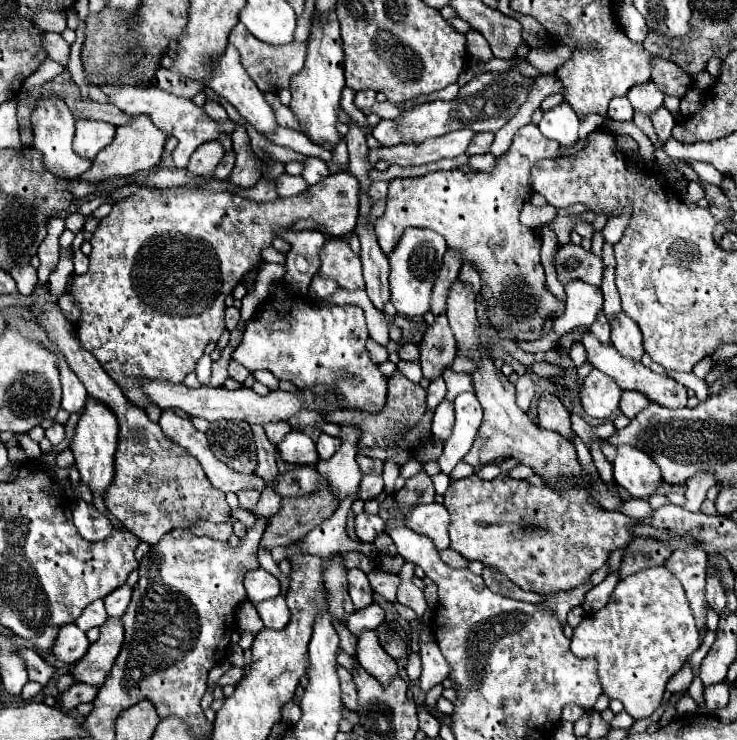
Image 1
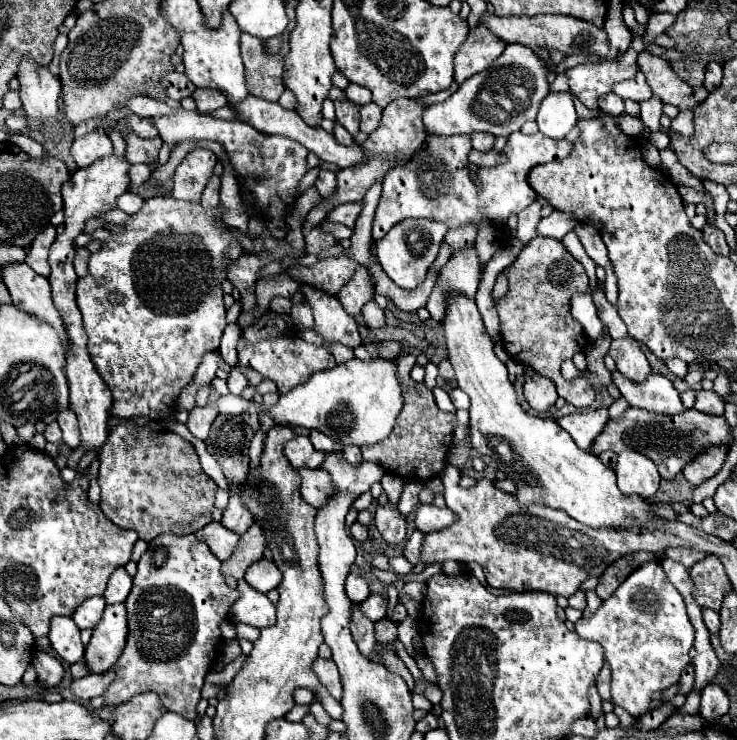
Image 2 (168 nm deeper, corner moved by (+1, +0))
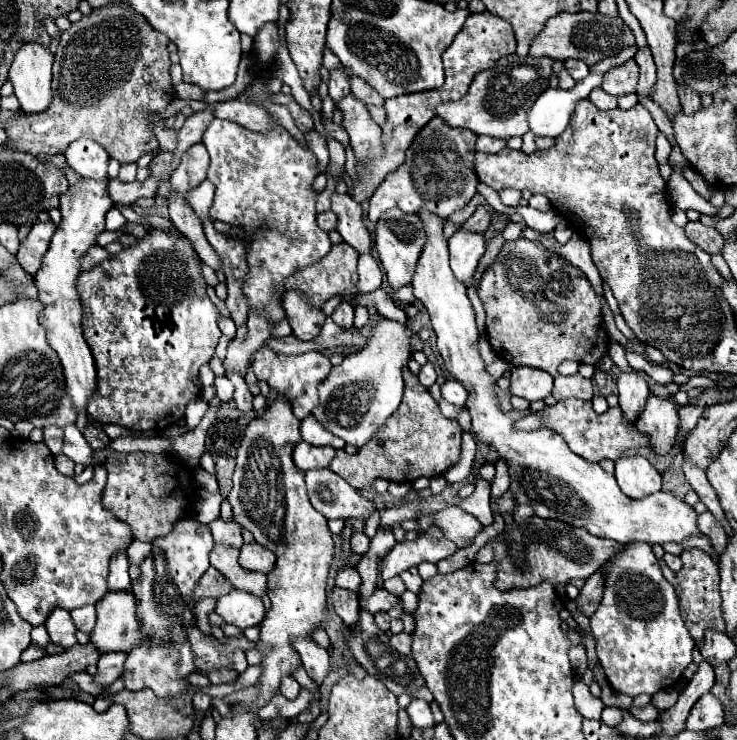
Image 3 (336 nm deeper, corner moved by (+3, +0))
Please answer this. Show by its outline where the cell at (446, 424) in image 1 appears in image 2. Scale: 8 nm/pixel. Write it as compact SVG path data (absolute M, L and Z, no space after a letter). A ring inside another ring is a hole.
M433 388L433 394L435 394L435 400L437 400L439 410L443 410L443 412L455 412L455 406L453 406L453 402L449 400L449 394L447 394L445 390Z

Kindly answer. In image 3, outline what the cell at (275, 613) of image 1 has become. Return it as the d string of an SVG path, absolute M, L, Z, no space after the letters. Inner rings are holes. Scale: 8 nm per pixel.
M231 590L229 594L217 600L215 612L227 622L241 630L249 626L259 626L265 618L265 608L259 596L253 596L243 590Z

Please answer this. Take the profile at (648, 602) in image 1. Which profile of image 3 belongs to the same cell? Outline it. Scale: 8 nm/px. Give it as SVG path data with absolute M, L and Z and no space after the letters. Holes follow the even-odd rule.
M631 542L619 550L621 552L603 566L603 600L591 616L597 656L613 690L629 696L653 696L663 688L671 688L681 678L683 670L691 664L695 644L681 620L675 588L663 578L651 546L645 542Z

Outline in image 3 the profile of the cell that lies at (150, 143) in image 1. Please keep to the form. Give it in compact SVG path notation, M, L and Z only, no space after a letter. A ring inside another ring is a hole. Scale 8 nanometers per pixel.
M81 178L77 184L73 184L63 196L61 196L61 224L57 226L51 246L47 254L43 256L41 268L35 274L35 284L39 288L39 300L43 302L41 312L41 324L47 330L47 338L51 348L59 354L59 360L63 364L65 382L67 382L67 394L71 396L75 408L87 408L87 402L97 386L97 370L91 356L91 350L83 338L83 308L81 300L75 288L77 276L81 272L79 260L83 252L87 252L97 242L97 234L105 230L105 214L113 208L113 202L107 194L109 180L91 180Z

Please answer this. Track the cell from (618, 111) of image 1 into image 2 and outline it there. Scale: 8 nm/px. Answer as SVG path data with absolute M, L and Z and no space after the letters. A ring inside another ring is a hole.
M607 94L599 100L599 108L605 112L605 114L611 114L611 116L619 116L625 112L625 106L623 106L623 100L617 96L617 94Z

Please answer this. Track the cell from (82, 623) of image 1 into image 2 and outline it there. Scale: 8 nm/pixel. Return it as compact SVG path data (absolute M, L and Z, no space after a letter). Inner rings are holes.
M93 596L75 610L73 620L79 628L95 628L97 622L101 620L103 608L105 608L105 600L101 596Z

